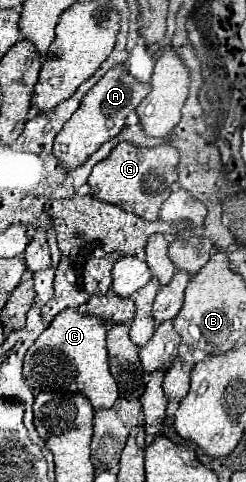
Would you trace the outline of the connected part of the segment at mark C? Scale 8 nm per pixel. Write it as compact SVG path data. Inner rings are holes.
M76 308L62 310L28 348L24 358L24 376L34 394L48 390L70 390L88 396L96 410L110 408L118 398L118 386L110 374L106 326L102 324L102 318L82 314Z

